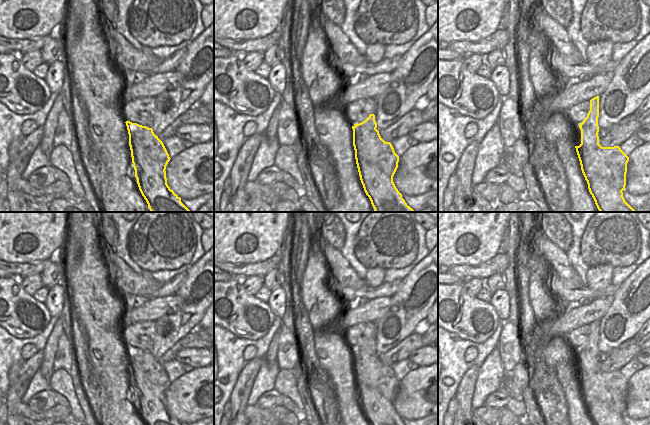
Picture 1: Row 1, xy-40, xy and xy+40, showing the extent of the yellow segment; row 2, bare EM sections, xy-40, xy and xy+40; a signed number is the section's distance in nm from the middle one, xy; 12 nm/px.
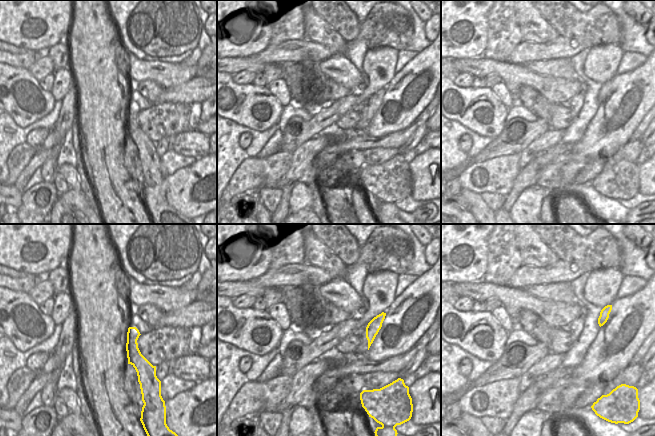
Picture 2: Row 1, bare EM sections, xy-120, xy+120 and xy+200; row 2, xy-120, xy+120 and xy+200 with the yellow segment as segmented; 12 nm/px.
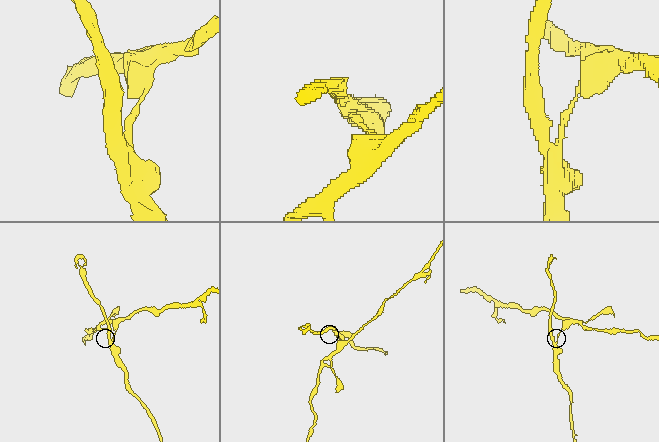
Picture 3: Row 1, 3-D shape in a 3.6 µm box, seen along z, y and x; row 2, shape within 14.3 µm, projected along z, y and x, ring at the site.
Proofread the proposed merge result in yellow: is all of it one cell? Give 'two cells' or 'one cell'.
two cells

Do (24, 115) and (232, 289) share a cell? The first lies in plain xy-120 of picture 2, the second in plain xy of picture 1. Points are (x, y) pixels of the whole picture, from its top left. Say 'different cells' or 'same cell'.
same cell

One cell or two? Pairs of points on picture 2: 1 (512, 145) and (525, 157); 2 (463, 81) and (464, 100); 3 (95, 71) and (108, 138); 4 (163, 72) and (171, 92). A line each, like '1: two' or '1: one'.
1: two
2: two
3: one
4: two

